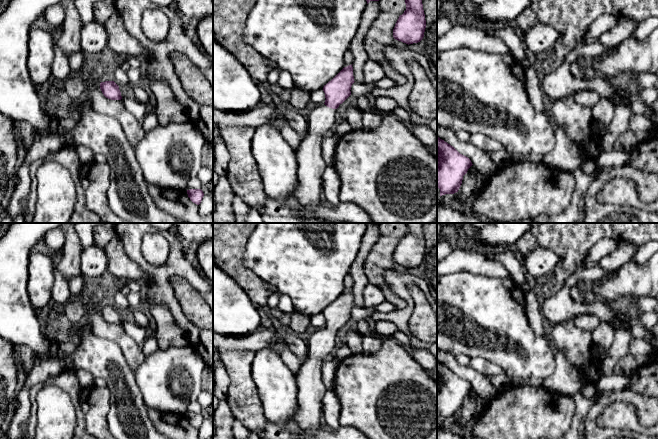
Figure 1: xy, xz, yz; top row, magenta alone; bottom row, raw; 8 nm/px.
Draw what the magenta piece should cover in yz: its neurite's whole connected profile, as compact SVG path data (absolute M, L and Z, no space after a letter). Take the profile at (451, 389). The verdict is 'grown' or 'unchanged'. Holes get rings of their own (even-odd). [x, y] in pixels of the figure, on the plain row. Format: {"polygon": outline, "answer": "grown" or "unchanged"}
{"polygon": "M437 361L437 411L440 420L458 416L471 384Z", "answer": "unchanged"}

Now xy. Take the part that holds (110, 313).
{"polygon": "M105 305L100 307L100 313L103 319L111 324L121 324L119 310L114 305Z", "answer": "unchanged"}

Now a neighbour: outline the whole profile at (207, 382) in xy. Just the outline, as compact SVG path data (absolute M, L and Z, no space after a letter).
M208 367L203 371L202 390L209 391L213 397L213 372Z

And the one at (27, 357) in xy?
M14 345L14 353L16 355L16 358L21 361L25 374L27 376L32 370L34 361L37 357L36 354L25 345Z

